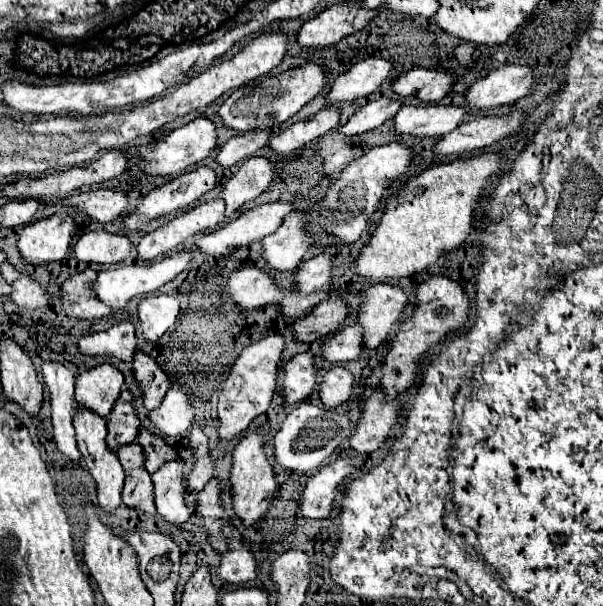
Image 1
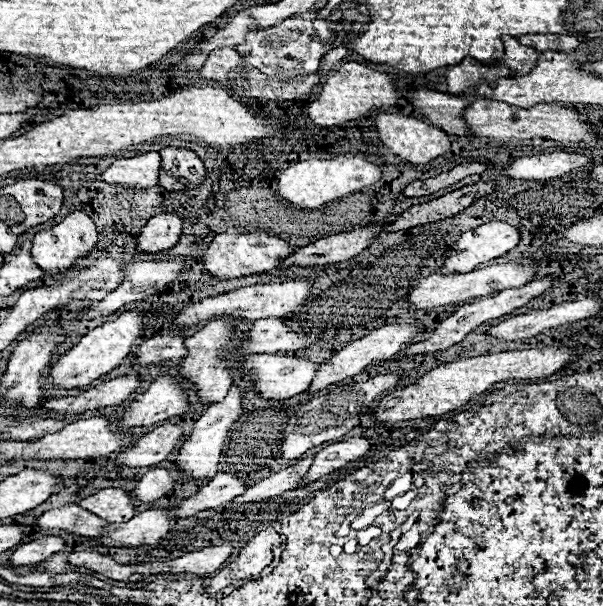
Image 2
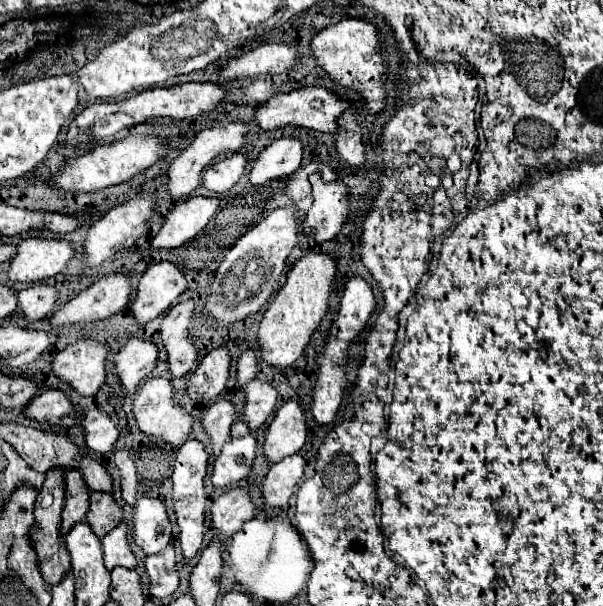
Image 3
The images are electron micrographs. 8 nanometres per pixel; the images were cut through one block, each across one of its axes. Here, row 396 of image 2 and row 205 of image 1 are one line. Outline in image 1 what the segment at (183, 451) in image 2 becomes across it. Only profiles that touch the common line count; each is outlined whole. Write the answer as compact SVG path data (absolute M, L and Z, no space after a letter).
M248 158L240 170L230 174L220 198L226 202L226 216L260 196L272 182L274 166L266 158Z

